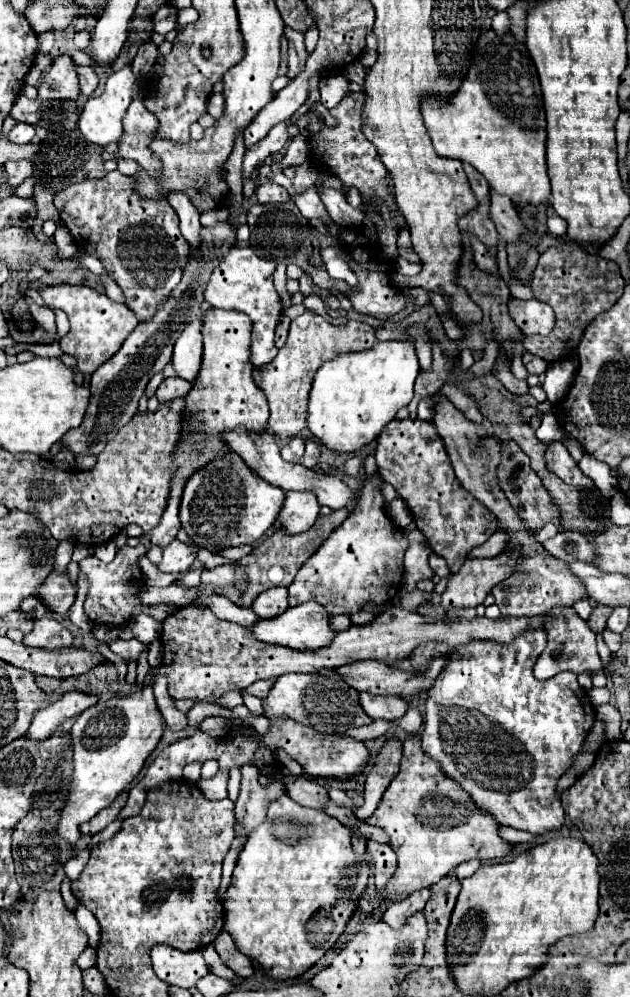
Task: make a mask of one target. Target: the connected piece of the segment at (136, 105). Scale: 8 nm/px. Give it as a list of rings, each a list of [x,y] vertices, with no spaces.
[[[132,100],[122,118],[122,126],[124,134],[118,140],[116,156],[136,160],[154,180],[158,180],[158,174],[162,174],[162,162],[150,152],[152,136],[158,130],[158,120],[146,110],[142,100]]]

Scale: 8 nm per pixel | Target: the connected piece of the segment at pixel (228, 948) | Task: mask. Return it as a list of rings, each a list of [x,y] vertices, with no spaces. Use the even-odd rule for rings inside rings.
[[[218,938],[218,940],[216,940],[216,950],[218,950],[218,956],[222,958],[222,962],[224,962],[232,972],[236,972],[238,976],[250,978],[250,976],[254,974],[254,968],[252,968],[250,958],[246,958],[244,954],[240,954],[232,942],[228,942],[228,940],[224,940],[224,938]]]

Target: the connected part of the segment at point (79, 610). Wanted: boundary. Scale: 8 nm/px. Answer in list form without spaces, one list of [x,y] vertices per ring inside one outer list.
[[[76,598],[76,602],[74,602],[74,604],[72,604],[72,608],[68,610],[68,620],[70,620],[74,626],[78,626],[80,630],[90,632],[90,630],[93,629],[94,623],[90,622],[90,620],[86,618],[84,608],[82,608],[82,602],[84,602],[84,600]]]

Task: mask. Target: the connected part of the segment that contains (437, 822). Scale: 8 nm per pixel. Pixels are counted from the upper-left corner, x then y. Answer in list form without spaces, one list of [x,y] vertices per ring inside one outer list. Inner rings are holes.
[[[410,734],[404,740],[400,772],[384,792],[372,818],[368,818],[368,824],[386,830],[392,850],[398,854],[398,870],[388,884],[388,894],[430,888],[440,878],[454,874],[458,864],[504,858],[514,846],[498,836],[498,820],[478,808],[470,794],[448,778],[434,758],[422,752],[420,734]],[[450,820],[456,820],[456,826],[450,826]]]

